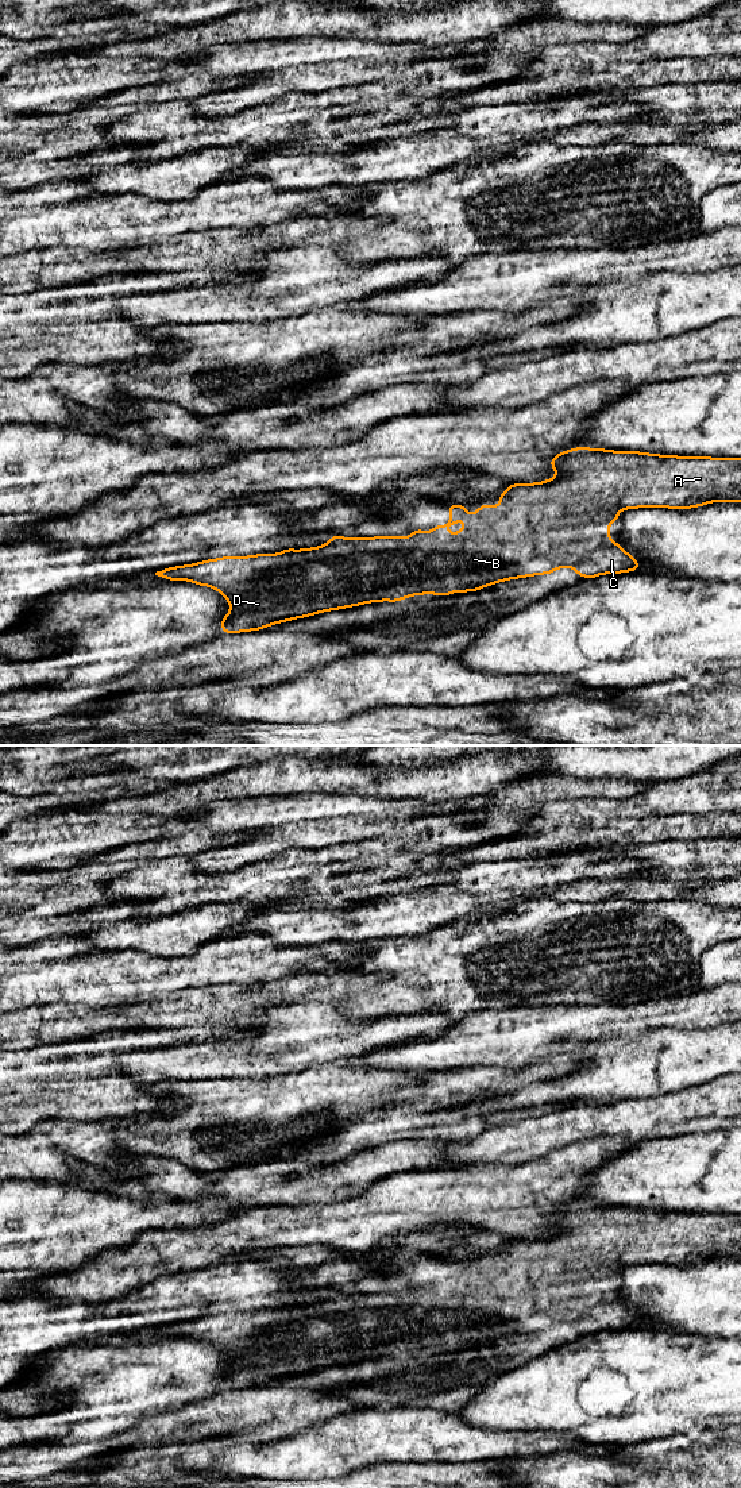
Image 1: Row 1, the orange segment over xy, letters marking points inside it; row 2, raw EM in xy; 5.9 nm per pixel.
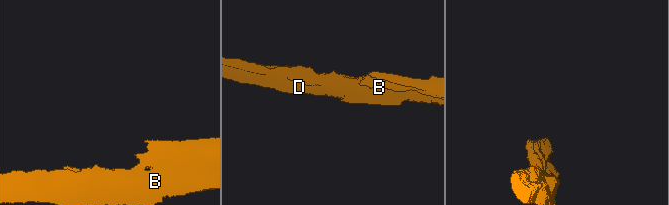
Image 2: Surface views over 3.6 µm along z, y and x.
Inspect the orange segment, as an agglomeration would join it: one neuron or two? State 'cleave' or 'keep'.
keep

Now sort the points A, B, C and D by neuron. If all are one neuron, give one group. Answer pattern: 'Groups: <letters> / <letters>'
Groups: A B C D

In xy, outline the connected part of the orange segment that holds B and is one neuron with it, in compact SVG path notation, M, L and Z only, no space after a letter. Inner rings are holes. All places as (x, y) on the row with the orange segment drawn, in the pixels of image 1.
M576 447L553 456L549 464L557 471L556 477L537 483L512 483L501 493L498 508L490 506L489 502L485 505L481 502L476 513L468 513L464 505L447 506L451 520L431 527L431 533L420 528L406 537L347 539L336 533L327 544L313 548L286 548L279 554L224 556L165 568L157 571L155 575L171 581L184 579L220 591L231 604L231 610L220 621L221 631L225 633L250 632L367 602L397 602L410 595L451 595L454 591L476 591L507 579L552 574L561 567L570 567L583 578L636 571L640 570L640 563L617 541L610 540L607 528L611 523L618 521L618 513L622 509L649 506L690 509L717 501L741 502L741 458L675 456ZM464 516L467 517L464 528L459 533L443 531L455 525Z

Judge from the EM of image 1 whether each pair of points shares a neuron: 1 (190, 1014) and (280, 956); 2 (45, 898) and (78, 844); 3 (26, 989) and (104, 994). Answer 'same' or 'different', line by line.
1: different
2: different
3: same

